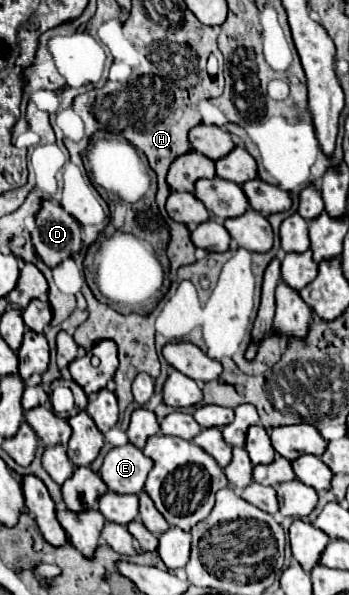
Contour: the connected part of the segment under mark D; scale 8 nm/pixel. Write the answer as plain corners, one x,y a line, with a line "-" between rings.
43,201
35,223
33,245
47,267
53,269
81,251
81,225
55,201

